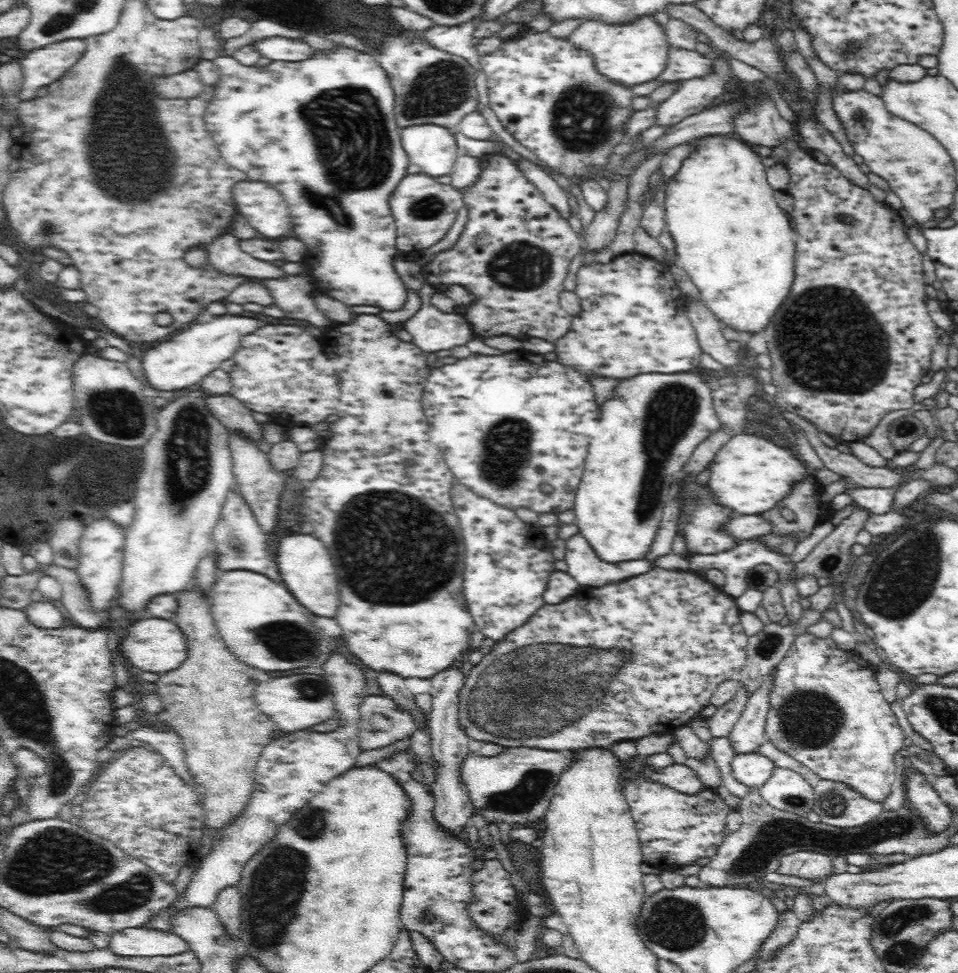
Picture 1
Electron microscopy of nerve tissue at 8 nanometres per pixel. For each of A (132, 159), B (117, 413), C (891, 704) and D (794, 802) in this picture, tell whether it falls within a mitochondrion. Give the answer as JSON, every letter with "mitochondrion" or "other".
{"A":"mitochondrion","B":"mitochondrion","C":"other","D":"mitochondrion"}

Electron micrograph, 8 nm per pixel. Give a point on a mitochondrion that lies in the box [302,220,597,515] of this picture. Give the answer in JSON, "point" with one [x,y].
{"point":[508,444]}

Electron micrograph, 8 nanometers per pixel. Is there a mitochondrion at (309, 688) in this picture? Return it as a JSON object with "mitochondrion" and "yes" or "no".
{"mitochondrion":"yes"}

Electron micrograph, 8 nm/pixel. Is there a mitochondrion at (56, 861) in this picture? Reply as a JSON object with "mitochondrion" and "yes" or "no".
{"mitochondrion":"yes"}

